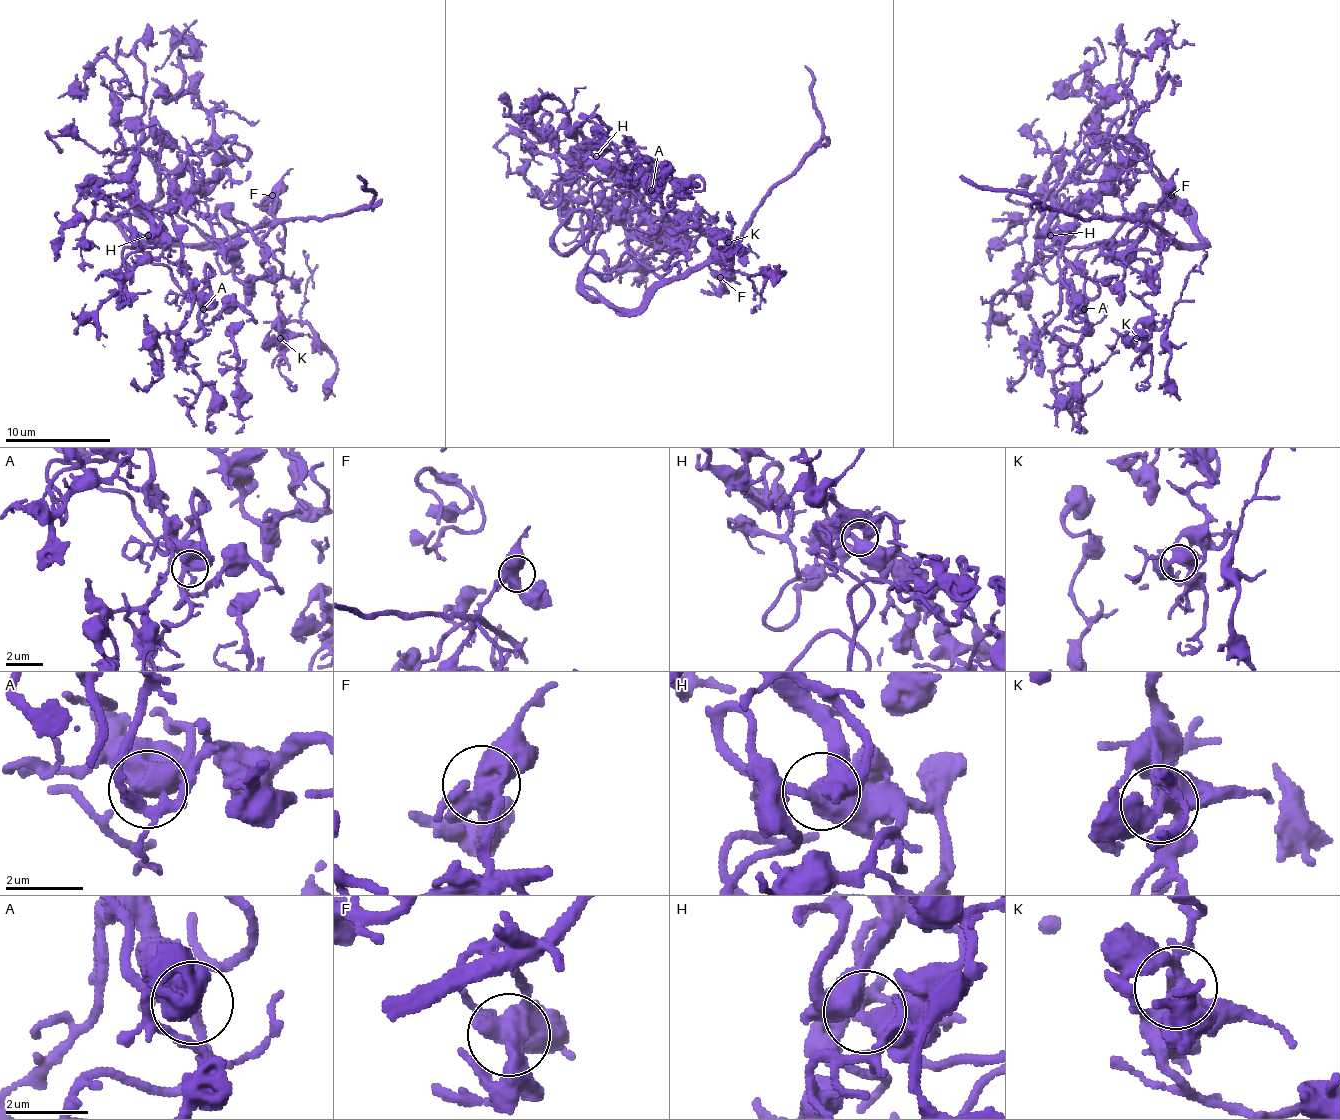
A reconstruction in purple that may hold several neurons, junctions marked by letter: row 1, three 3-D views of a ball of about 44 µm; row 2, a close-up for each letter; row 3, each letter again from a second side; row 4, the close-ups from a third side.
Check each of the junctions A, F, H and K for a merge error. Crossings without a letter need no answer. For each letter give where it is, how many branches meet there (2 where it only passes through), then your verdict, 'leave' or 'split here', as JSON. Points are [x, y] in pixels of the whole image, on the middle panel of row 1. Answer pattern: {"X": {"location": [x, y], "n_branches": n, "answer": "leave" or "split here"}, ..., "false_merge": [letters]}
{"A": {"location": [651, 190], "n_branches": 2, "answer": "leave"}, "F": {"location": [720, 277], "n_branches": 5, "answer": "leave"}, "H": {"location": [596, 156], "n_branches": 3, "answer": "leave"}, "K": {"location": [728, 242], "n_branches": 5, "answer": "leave"}, "false_merge": []}

